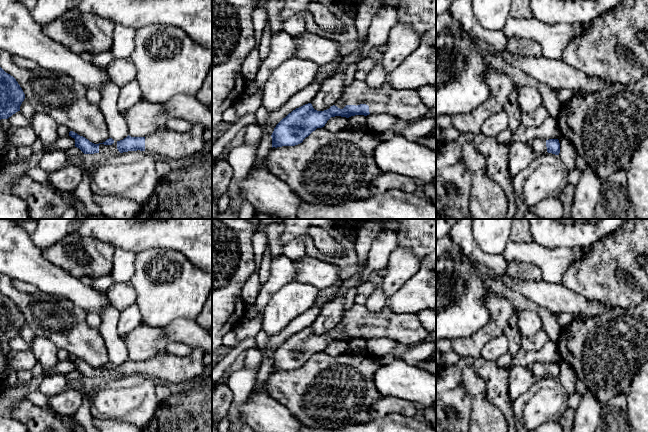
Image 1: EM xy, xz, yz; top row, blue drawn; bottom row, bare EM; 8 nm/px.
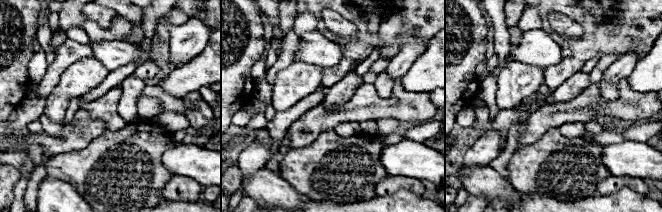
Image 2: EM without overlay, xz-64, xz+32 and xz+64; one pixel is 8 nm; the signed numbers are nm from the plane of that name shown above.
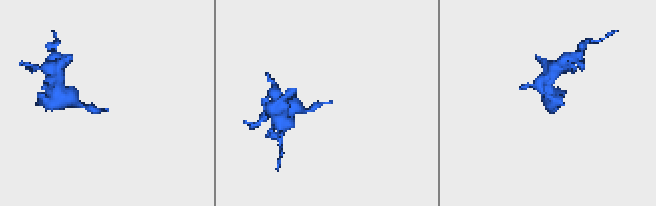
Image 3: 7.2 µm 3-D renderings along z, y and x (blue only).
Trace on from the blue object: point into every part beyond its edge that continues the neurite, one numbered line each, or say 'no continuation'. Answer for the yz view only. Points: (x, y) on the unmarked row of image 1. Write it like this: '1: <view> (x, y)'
1: yz (539, 369)

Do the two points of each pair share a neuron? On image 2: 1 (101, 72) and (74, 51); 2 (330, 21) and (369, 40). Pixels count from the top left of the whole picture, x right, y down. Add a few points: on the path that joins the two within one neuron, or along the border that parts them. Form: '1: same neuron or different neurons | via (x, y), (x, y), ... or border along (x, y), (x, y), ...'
1: different neurons | border along (91, 56), (75, 60), (63, 71)
2: different neurons | border along (340, 15), (355, 26), (355, 35)

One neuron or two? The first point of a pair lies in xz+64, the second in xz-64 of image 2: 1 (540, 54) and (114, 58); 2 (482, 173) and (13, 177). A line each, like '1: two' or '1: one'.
1: one
2: two

